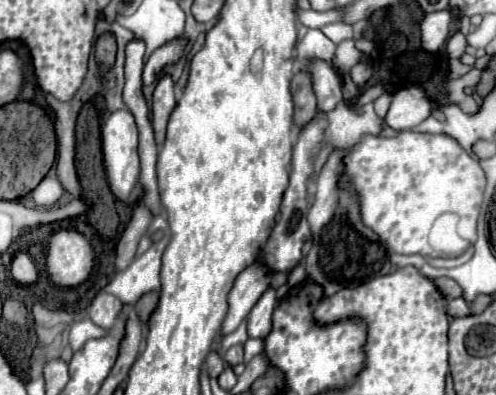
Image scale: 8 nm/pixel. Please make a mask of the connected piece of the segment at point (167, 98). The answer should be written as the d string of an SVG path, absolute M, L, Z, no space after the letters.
M166 75L158 81L154 97L152 97L152 125L156 131L156 143L162 147L164 137L166 137L166 125L170 119L170 113L176 107L176 97L174 97L174 83Z

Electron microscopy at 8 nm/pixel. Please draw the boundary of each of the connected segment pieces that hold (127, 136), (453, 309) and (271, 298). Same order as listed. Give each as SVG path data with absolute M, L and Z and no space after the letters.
M120 109L108 117L108 121L102 127L102 153L104 153L104 167L106 177L110 183L112 193L116 199L126 201L132 193L138 175L140 175L140 163L138 163L138 127L128 109Z
M460 297L460 299L452 299L452 301L446 303L446 313L448 313L450 317L466 317L466 315L470 313L470 307L468 307L468 303Z
M270 287L248 315L248 337L258 339L268 337L268 333L272 331L274 307L276 307L276 291Z

